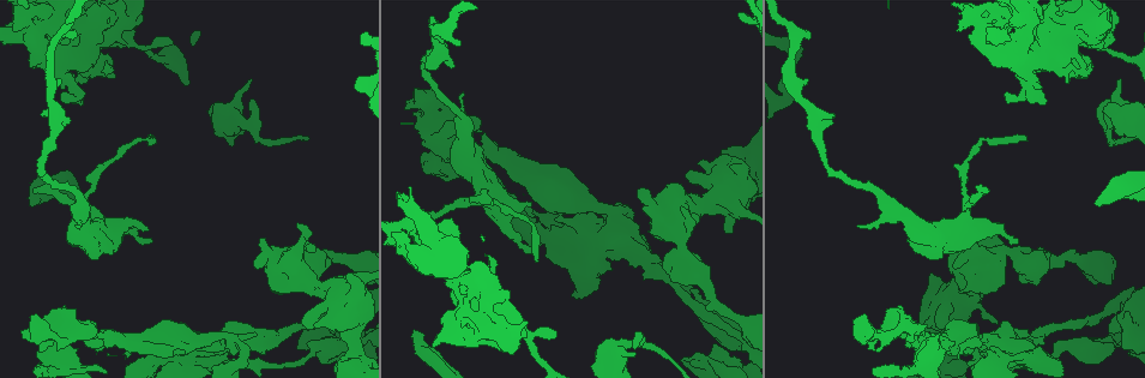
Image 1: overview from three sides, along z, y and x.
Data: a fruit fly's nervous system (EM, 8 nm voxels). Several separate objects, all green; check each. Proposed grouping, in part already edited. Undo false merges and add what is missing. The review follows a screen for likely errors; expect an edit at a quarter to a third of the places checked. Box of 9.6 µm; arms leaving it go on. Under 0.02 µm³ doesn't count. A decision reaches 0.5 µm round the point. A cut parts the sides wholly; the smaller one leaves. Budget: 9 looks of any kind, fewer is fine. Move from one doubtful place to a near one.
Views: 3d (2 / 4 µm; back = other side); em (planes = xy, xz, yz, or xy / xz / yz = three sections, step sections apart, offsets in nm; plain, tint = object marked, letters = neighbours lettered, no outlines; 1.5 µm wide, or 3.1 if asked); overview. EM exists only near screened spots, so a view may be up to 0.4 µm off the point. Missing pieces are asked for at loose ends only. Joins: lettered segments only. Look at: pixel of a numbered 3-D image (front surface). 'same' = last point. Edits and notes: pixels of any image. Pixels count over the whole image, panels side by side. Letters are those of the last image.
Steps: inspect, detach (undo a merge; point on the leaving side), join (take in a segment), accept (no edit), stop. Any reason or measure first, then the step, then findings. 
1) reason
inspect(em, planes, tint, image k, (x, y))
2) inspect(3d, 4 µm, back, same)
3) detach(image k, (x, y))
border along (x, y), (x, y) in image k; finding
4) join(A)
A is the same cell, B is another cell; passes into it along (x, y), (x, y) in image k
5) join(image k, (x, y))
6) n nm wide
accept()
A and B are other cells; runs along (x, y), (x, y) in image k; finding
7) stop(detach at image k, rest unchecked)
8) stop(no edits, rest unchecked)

sudden change in width
inspect(em, xz, step 4, letters, image 1, (890, 214))

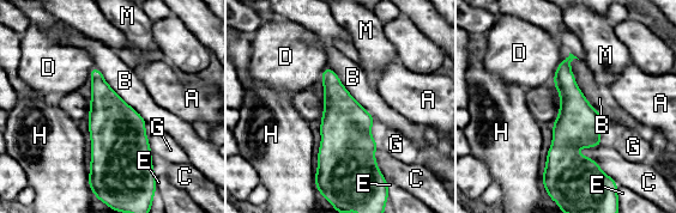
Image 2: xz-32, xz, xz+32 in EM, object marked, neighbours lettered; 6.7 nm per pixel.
220 nm wide
accept()
A, B, C, D, E, G, H and M are other cells; border along (573, 58), (575, 85), (603, 119) in image 2; continuous, no second cell

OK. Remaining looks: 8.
tapers out
inspect(3d, 4 µm, image 1, (1026, 139))

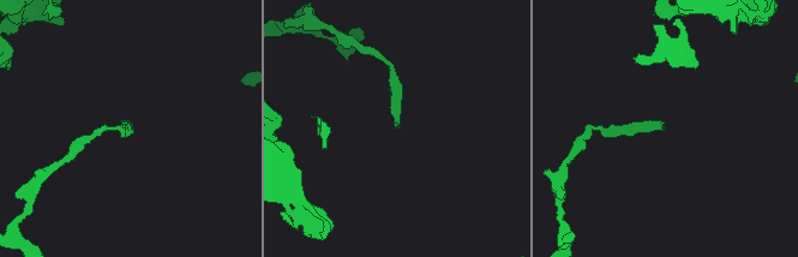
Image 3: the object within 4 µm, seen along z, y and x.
inspect(em, planes, letters, image 3, (399, 126))

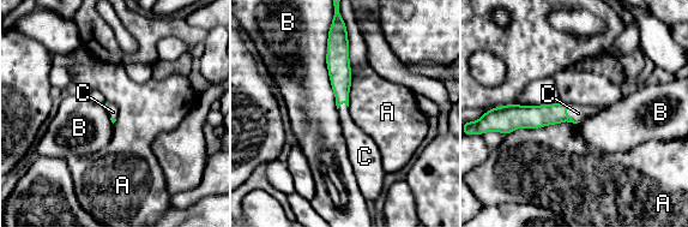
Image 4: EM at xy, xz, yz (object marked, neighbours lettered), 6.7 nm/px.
B touches over 550 nm
join(C)
C is the same cell, A and B are other cells; passes into it along (532, 117), (568, 115), (578, 113) in image 4; the cell continues

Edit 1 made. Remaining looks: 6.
thin end
inspect(3d, 4 µm, image 1, (986, 190))

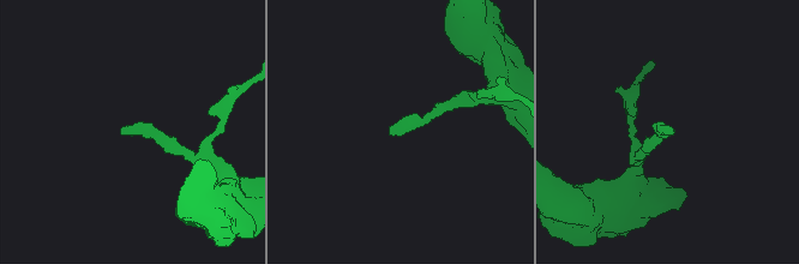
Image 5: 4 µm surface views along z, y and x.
inspect(em, xz, step 4, tint, image 5, (390, 132))

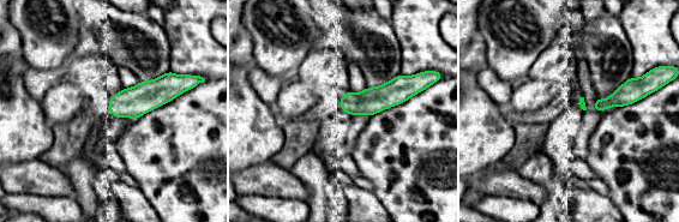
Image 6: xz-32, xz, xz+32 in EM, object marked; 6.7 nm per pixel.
inspect(em, planes, letters, same)

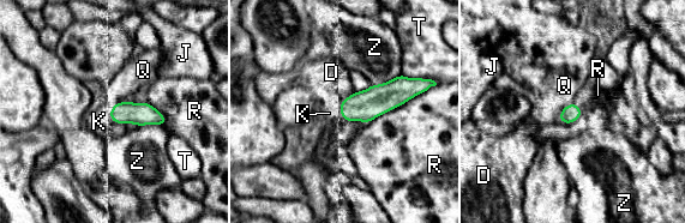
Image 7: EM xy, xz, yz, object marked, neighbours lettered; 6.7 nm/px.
join(K)
K is the same cell, D, J, Q, R, T and Z are other cells; passes into it along (366, 106), (341, 106), (329, 113) in image 7; the cell continues

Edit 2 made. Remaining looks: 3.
see it whole again
inspect(overview)

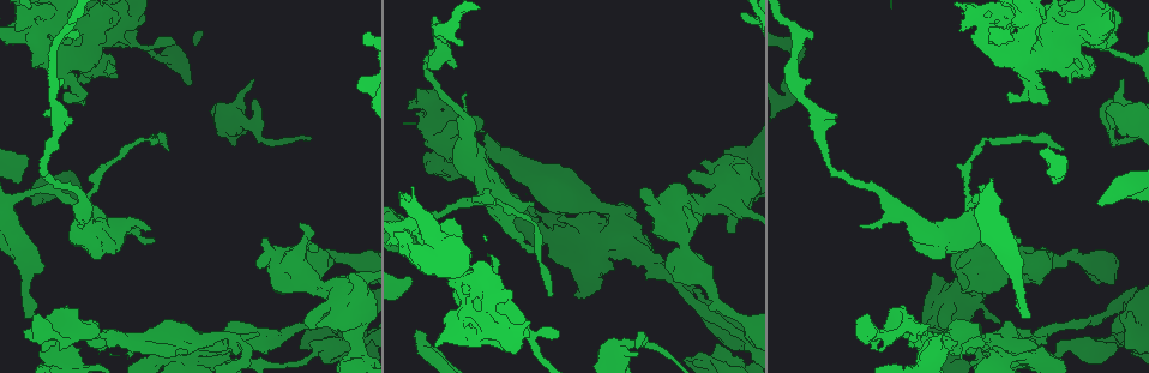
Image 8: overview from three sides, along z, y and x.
three-way junction
inspect(em, xz, step 4, tint, image 8, (591, 251))

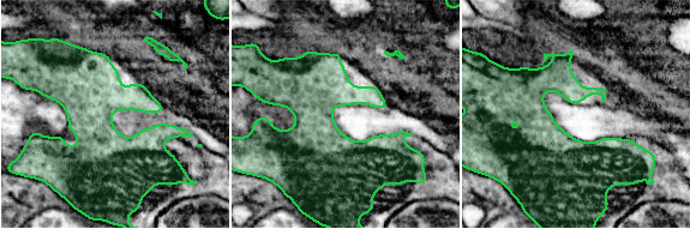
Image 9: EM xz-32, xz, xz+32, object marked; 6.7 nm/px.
another direction
inspect(em, planes, letters, same)

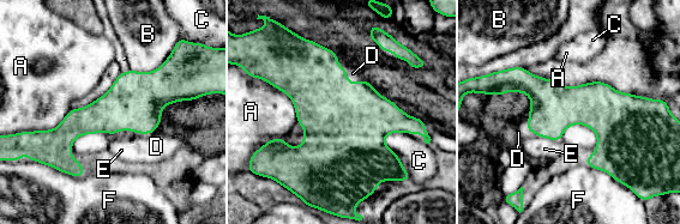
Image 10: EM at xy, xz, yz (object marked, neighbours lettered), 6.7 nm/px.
accept()
A, B, C, D, E and F are other cells; border along (336, 54), (349, 82), (367, 82) in image 10; one cell here

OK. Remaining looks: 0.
stop(join at image 4, join at image 7, rest unchecked)

